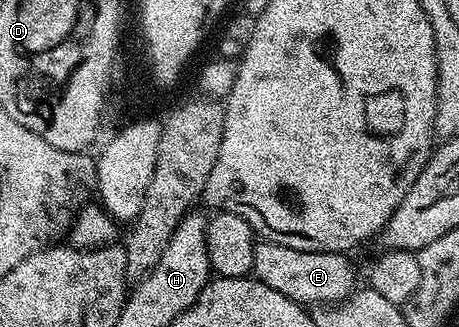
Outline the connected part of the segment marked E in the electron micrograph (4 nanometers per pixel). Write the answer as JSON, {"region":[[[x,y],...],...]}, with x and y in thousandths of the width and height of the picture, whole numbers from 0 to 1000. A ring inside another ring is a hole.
{"region":[[[566,731],[558,743],[551,765],[551,844],[553,853],[566,856],[577,875],[586,875],[586,887],[599,887],[603,899],[621,899],[621,911],[641,917],[643,927],[662,936],[702,936],[706,930],[736,930],[756,914],[767,893],[776,890],[778,865],[773,869],[773,820],[756,798],[758,786],[745,771],[667,771],[664,765],[638,765],[638,752],[612,752],[593,734]]]}

